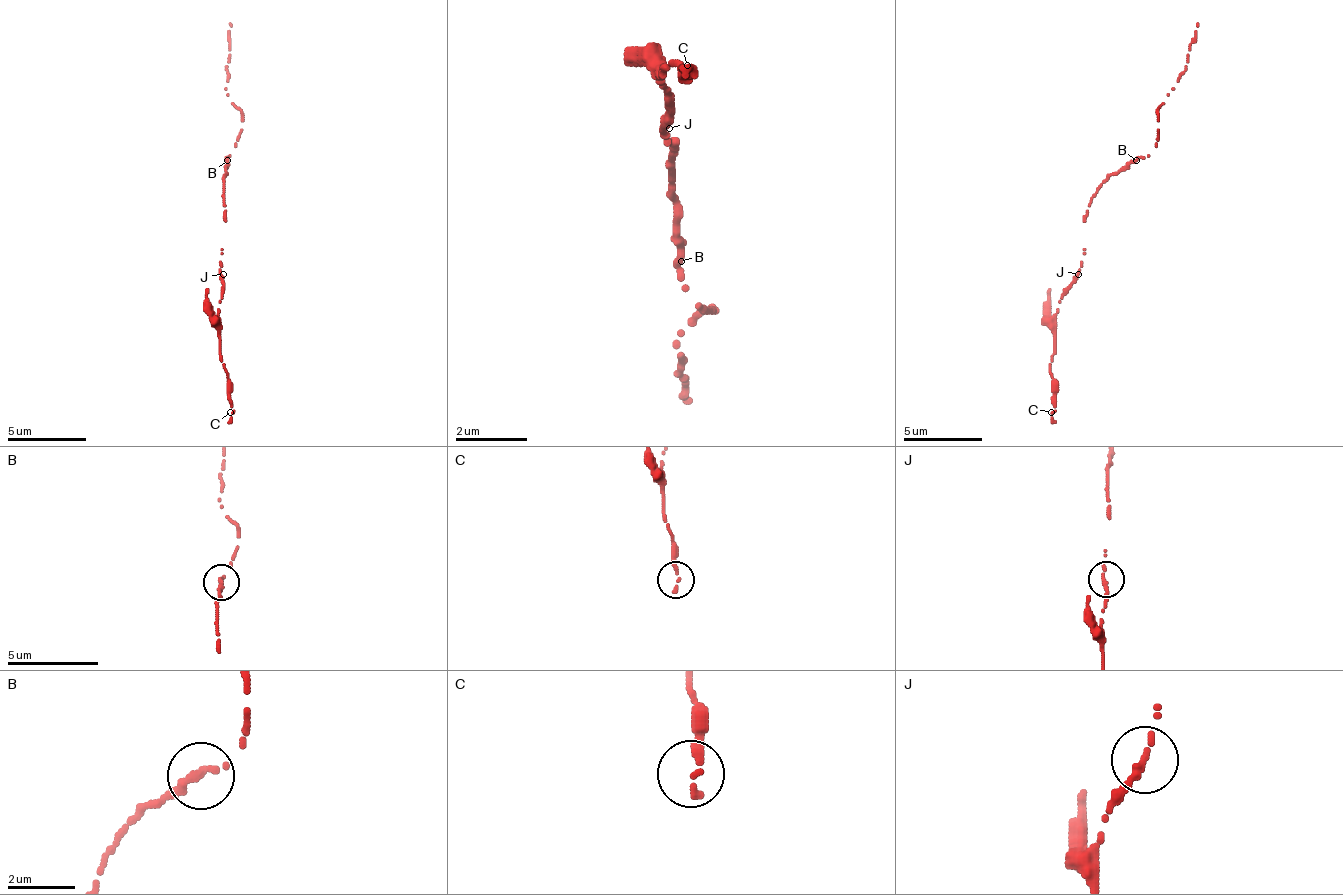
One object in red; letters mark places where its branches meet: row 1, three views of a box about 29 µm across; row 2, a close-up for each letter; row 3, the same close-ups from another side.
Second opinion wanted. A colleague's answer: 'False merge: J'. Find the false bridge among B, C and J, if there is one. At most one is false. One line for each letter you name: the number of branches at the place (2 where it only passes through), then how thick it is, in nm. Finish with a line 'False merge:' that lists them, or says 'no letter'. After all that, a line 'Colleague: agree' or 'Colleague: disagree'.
False merge: no letter
Colleague: disagree

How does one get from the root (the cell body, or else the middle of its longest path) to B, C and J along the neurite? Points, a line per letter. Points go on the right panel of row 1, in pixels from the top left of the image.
B: (1094, 195), (1114, 175), (1125, 171), (1137, 159)
C: (1094, 195), (1082, 223), (1082, 266), (1054, 317), (1051, 412)
J: (1094, 195), (1082, 223), (1082, 266), (1078, 274)

